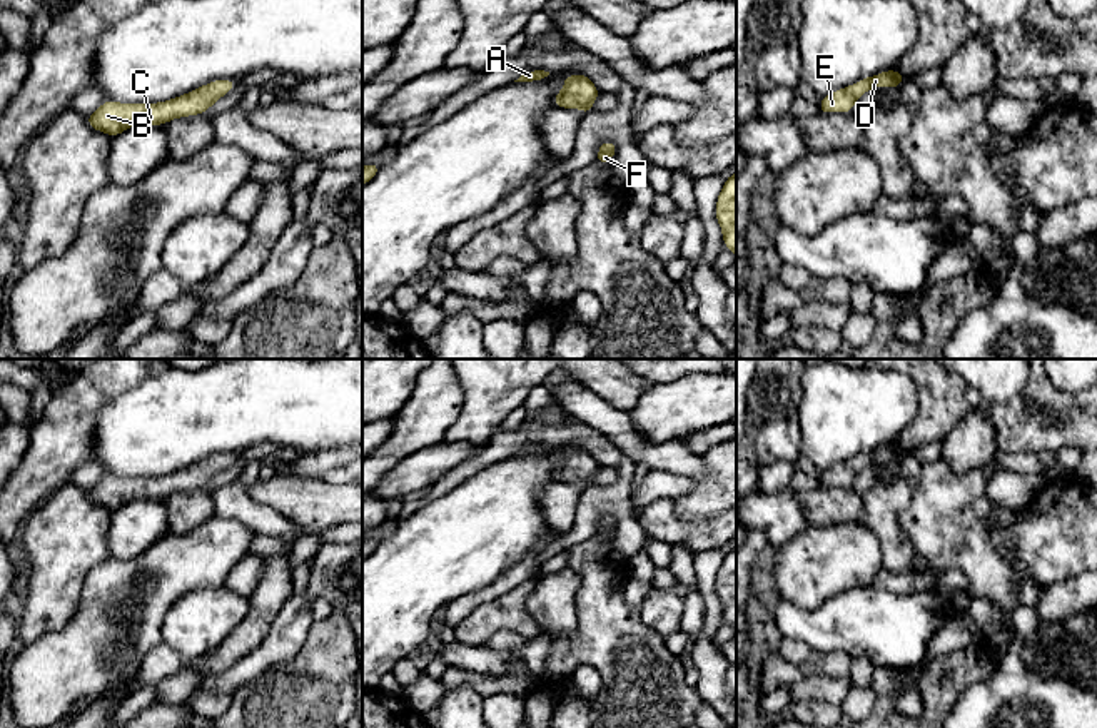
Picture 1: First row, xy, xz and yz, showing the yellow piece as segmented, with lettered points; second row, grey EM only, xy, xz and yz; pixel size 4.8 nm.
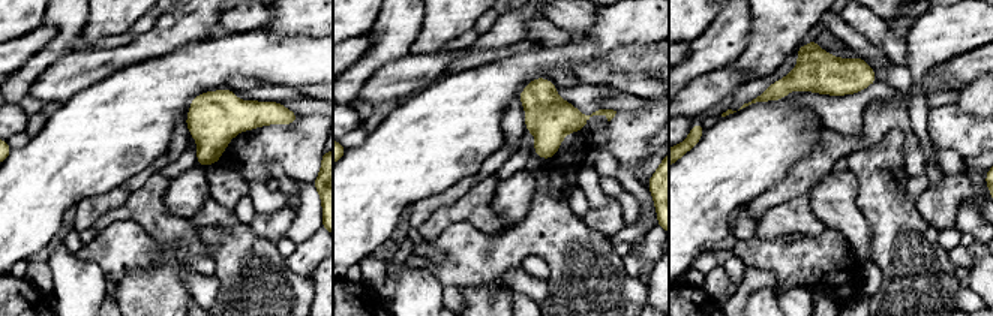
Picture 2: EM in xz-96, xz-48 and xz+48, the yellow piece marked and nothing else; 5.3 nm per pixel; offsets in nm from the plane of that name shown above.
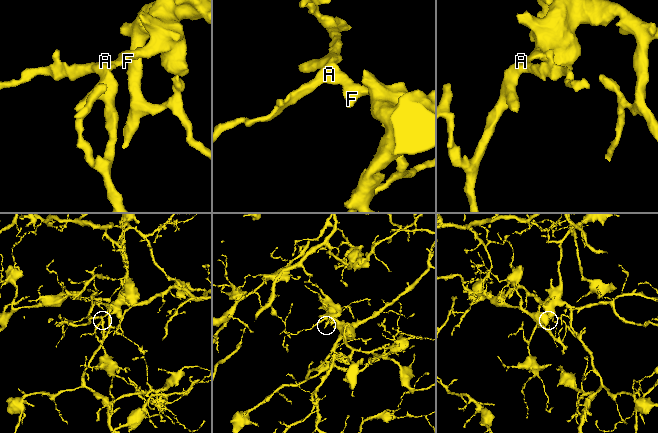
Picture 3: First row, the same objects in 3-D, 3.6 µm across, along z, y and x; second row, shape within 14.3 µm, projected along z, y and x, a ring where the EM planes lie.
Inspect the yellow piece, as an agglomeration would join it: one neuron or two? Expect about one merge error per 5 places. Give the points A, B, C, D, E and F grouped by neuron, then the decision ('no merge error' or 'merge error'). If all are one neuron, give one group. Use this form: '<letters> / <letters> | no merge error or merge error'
A B C D E F | no merge error

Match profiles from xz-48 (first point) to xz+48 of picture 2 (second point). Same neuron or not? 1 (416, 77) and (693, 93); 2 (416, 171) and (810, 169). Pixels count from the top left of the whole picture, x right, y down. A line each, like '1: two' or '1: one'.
1: one
2: two

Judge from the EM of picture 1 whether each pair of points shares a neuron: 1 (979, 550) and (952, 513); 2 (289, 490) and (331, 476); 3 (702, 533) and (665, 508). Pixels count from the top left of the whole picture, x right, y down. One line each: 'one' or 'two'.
1: one
2: two
3: one

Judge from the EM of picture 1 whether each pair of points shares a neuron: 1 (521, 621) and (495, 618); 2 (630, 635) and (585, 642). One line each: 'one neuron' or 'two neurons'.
1: one neuron
2: one neuron

